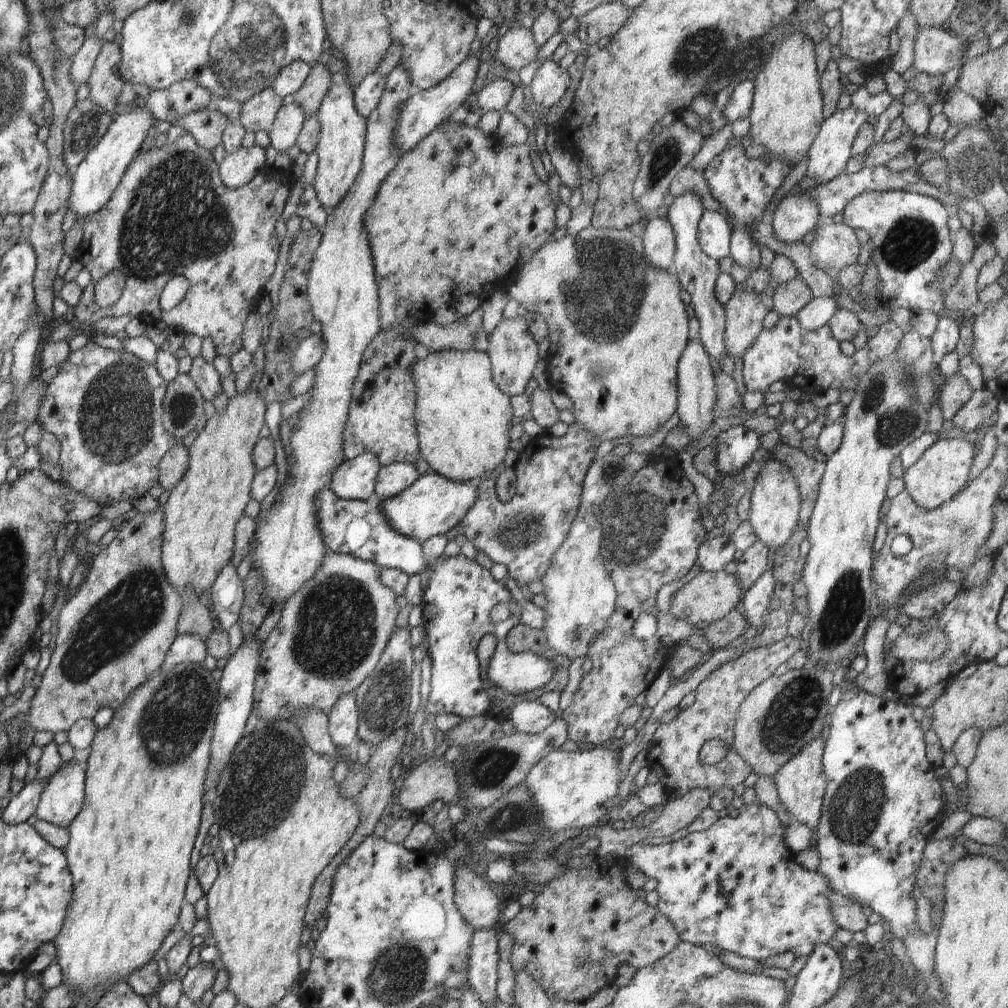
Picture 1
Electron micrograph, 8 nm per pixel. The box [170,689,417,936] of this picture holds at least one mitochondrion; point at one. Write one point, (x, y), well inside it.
(261, 793)

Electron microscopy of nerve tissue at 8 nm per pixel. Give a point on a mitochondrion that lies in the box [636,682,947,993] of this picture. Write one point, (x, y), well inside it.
(857, 804)

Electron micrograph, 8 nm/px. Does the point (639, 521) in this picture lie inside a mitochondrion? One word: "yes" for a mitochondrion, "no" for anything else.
yes

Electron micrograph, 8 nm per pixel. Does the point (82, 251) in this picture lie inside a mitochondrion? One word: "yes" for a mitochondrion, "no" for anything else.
no

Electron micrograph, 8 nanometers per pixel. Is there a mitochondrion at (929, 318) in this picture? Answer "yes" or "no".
no

